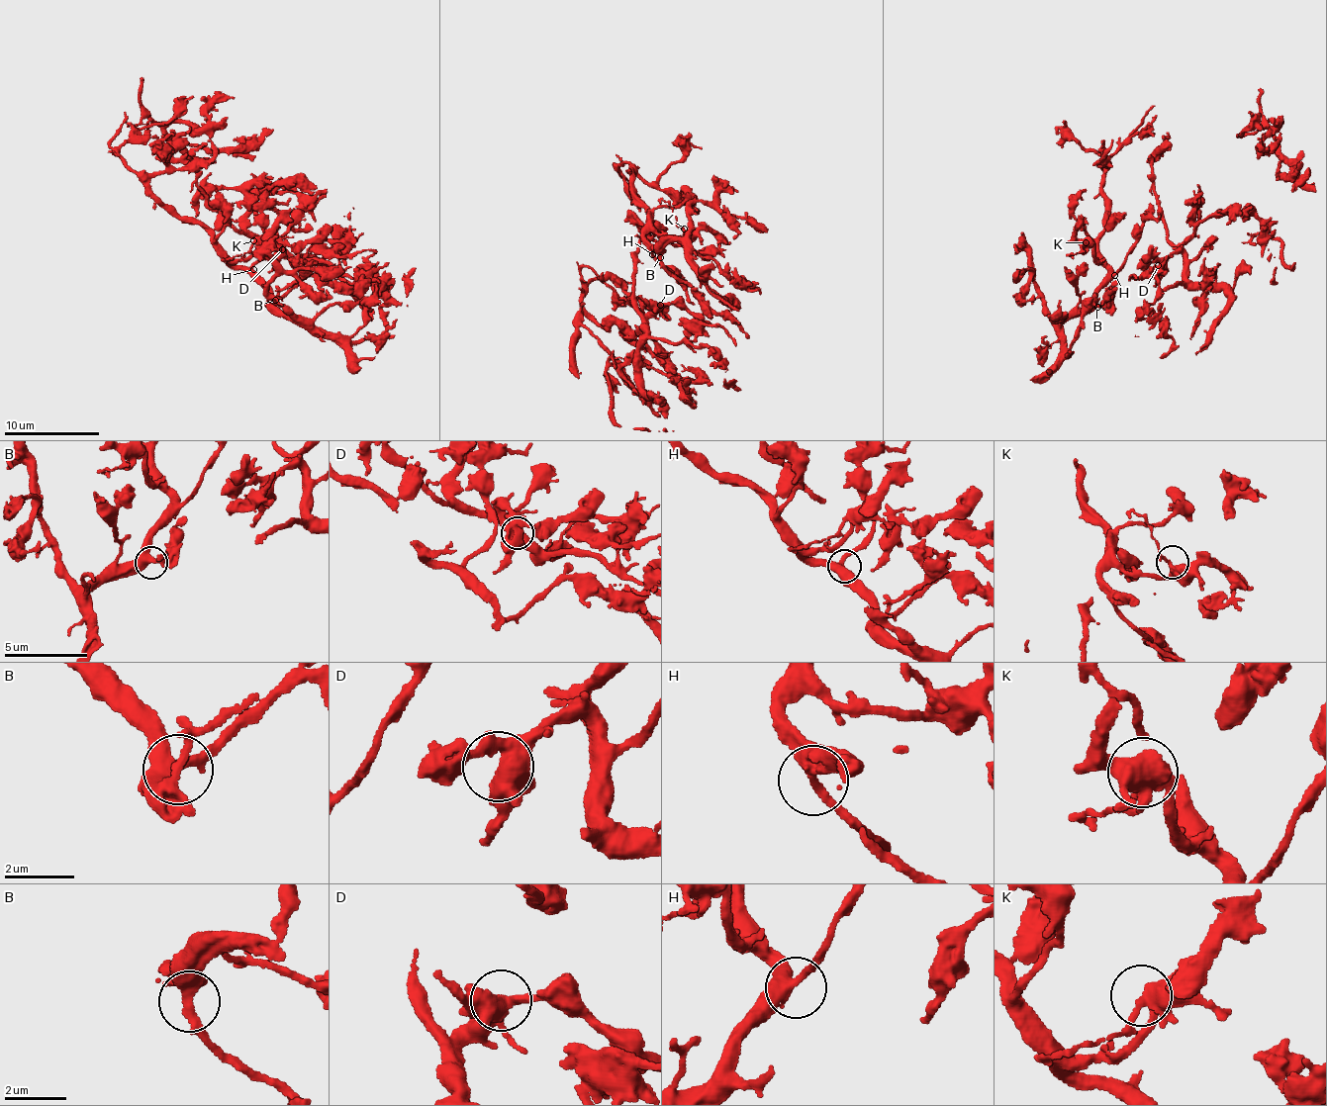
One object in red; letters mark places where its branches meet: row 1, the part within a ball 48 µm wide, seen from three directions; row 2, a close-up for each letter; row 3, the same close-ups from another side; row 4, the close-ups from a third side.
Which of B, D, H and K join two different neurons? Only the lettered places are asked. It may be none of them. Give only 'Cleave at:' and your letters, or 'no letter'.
Cleave at: no letter

